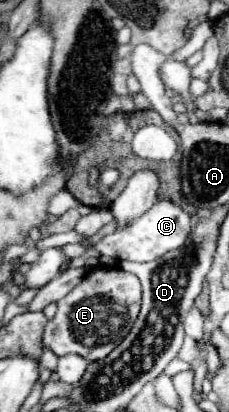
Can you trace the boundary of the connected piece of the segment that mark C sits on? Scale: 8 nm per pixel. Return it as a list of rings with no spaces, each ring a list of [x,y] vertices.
[[[159,198],[151,210],[147,210],[141,218],[135,218],[133,222],[127,222],[125,226],[117,228],[115,232],[107,234],[105,238],[101,238],[99,242],[91,244],[87,242],[91,248],[95,248],[97,252],[101,252],[103,256],[115,258],[115,260],[131,260],[131,262],[151,262],[153,258],[159,258],[163,254],[167,254],[169,250],[179,248],[187,234],[191,230],[191,216],[175,202]]]

